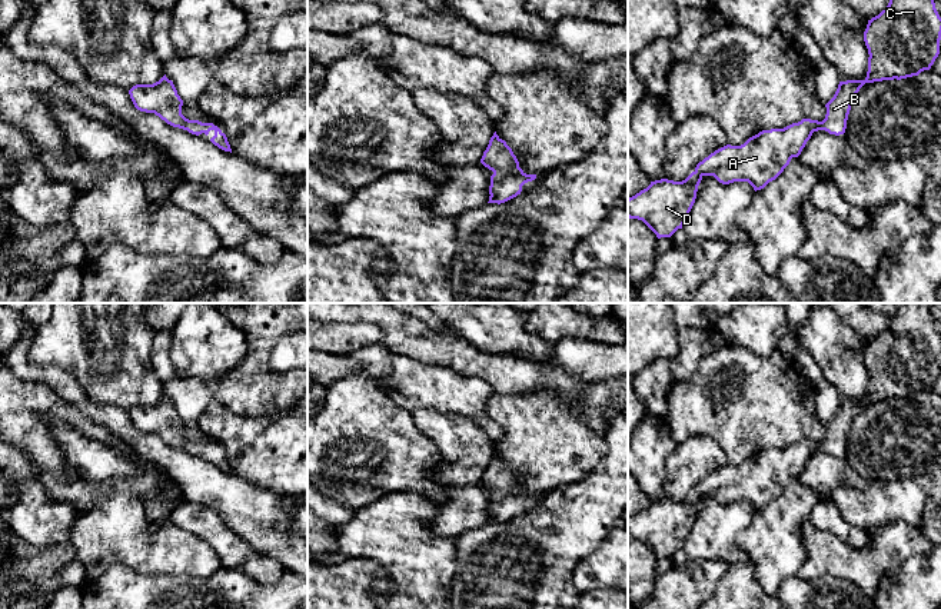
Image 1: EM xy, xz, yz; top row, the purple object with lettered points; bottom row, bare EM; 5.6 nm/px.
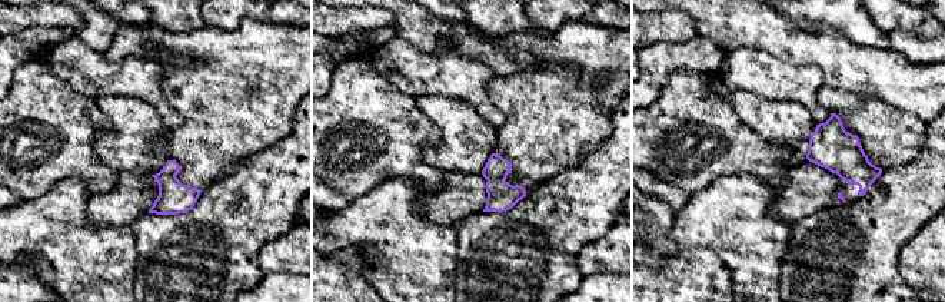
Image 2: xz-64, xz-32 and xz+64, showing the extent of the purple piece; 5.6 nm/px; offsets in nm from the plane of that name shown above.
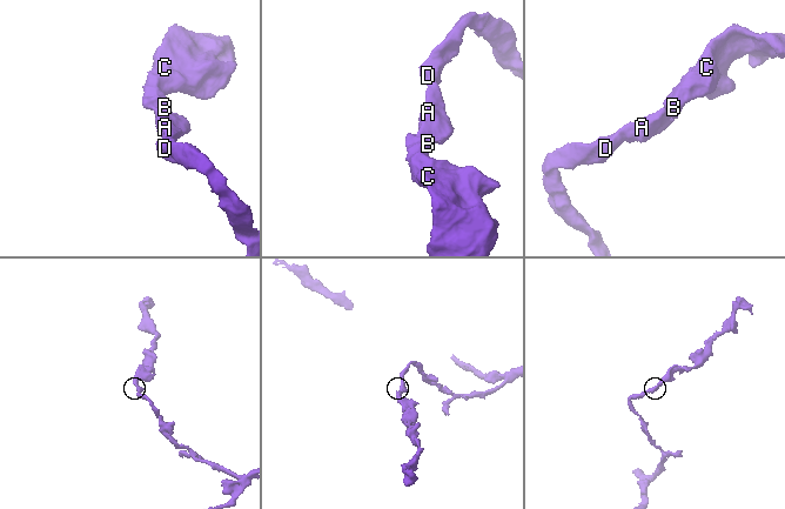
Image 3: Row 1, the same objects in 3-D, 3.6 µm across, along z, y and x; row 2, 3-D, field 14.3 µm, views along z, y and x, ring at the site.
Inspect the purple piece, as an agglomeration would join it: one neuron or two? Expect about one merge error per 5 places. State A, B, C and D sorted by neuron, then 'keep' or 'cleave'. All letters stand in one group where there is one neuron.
groups A B C D; keep

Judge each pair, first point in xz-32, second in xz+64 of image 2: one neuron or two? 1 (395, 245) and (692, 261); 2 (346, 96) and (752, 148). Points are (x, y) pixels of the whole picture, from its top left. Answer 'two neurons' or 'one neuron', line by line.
1: two neurons
2: one neuron

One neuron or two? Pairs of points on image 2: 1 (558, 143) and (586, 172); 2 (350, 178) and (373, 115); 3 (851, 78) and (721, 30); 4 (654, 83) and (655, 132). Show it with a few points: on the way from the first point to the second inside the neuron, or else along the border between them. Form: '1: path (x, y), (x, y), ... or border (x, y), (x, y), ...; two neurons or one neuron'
1: border (604, 140), (574, 165), (562, 168), (548, 178); two neurons
2: path (349, 162), (356, 148), (368, 138), (368, 130); one neuron
3: path (818, 47), (792, 45), (769, 30), (754, 30); one neuron
4: border (672, 72), (666, 78), (659, 95), (646, 106); two neurons

